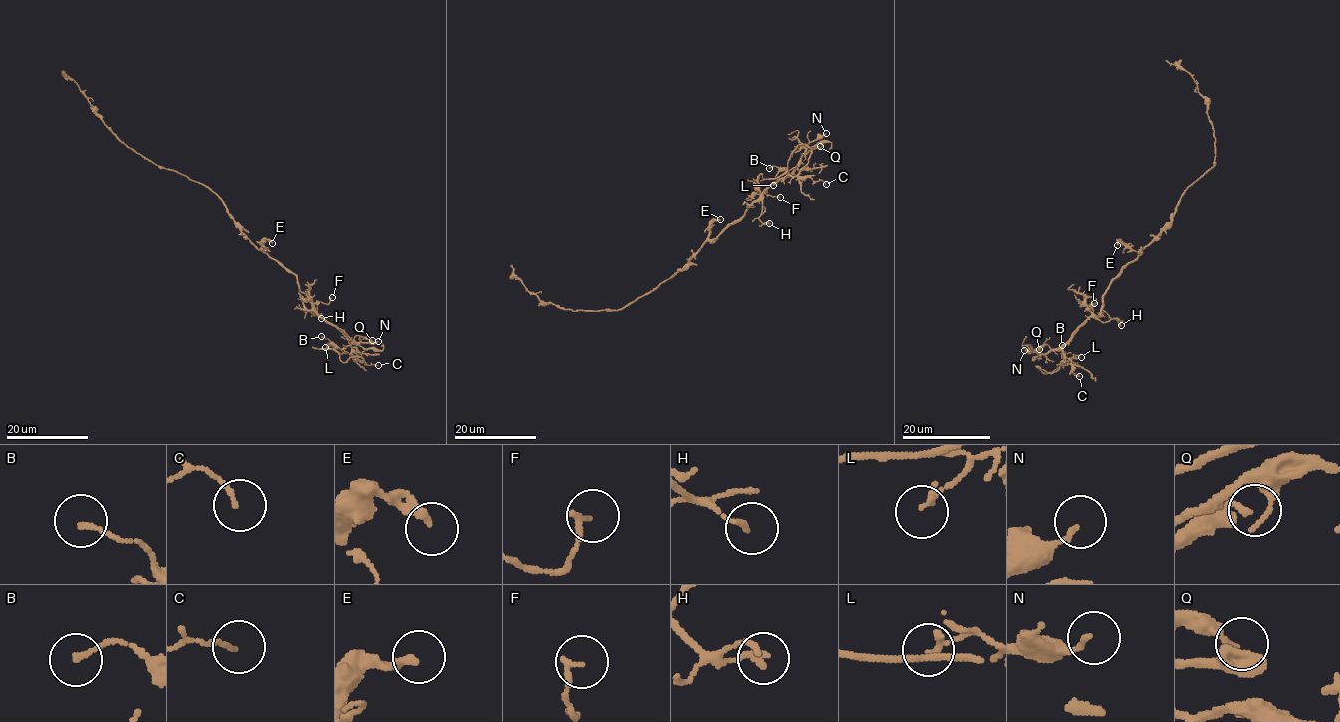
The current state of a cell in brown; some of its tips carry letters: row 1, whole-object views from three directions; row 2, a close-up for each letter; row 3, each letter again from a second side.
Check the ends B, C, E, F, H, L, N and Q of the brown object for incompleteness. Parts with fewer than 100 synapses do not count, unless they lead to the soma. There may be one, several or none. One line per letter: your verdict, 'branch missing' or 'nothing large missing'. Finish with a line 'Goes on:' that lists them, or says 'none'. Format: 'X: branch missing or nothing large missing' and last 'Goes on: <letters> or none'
B: nothing large missing
C: nothing large missing
E: nothing large missing
F: nothing large missing
H: nothing large missing
L: nothing large missing
N: nothing large missing
Q: nothing large missing
Goes on: none

